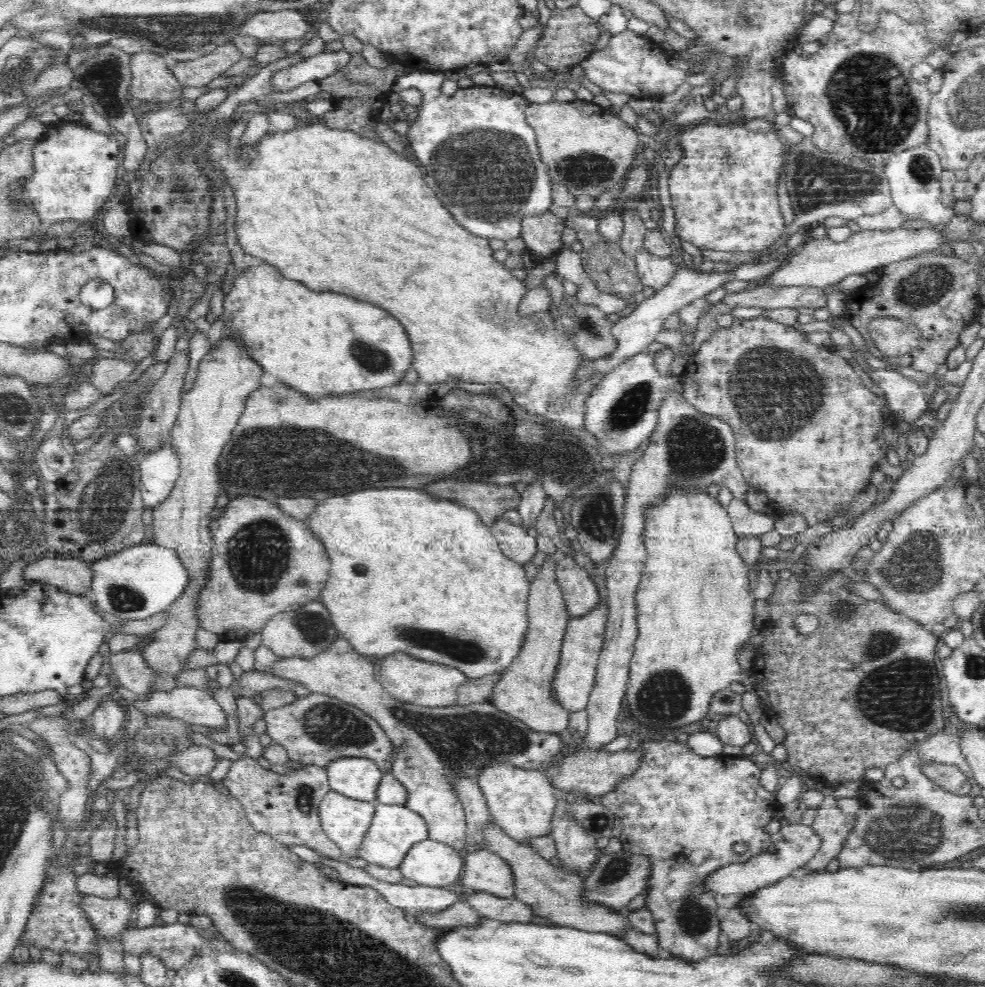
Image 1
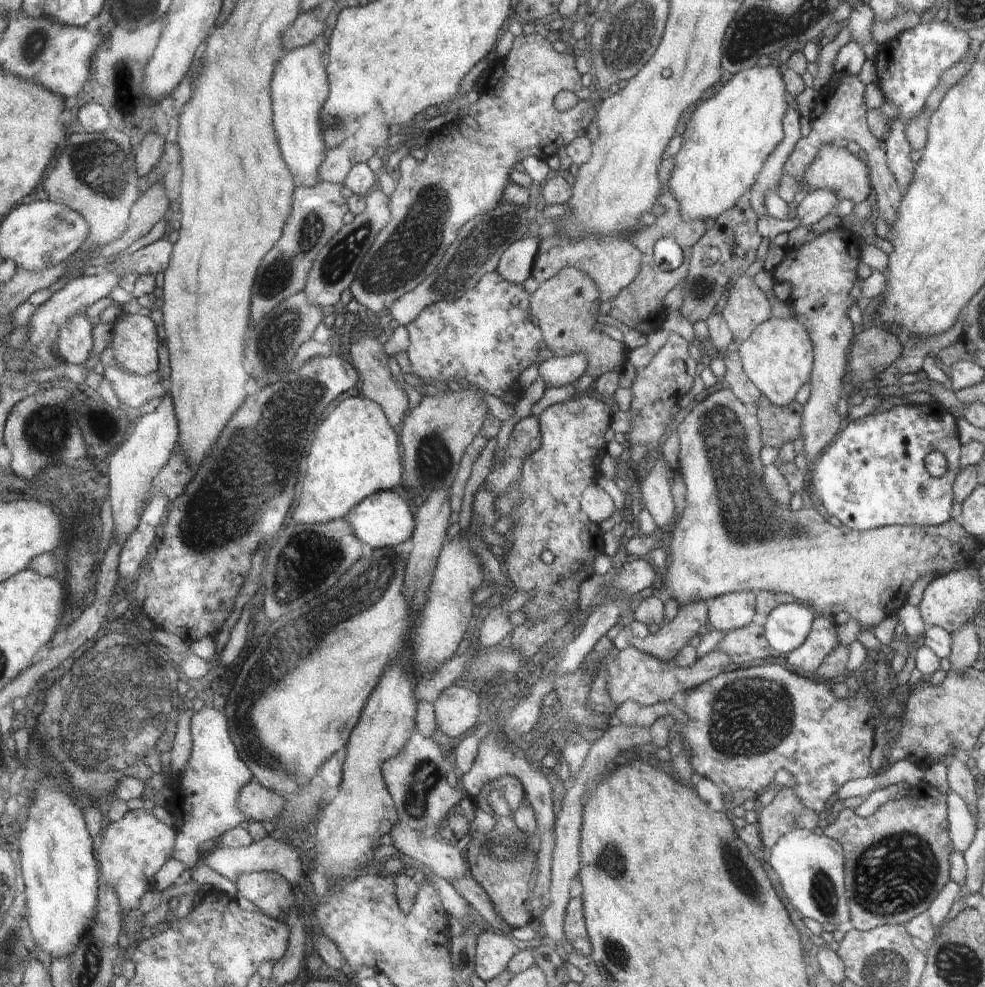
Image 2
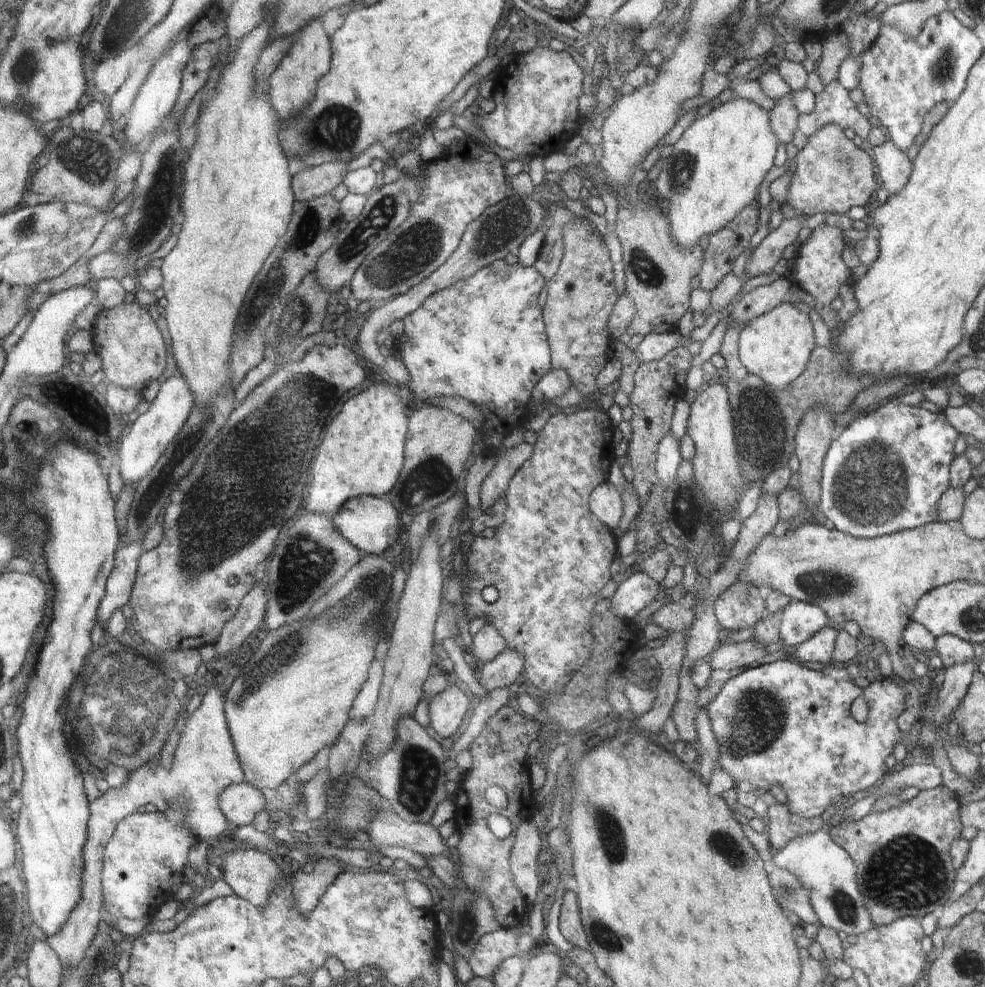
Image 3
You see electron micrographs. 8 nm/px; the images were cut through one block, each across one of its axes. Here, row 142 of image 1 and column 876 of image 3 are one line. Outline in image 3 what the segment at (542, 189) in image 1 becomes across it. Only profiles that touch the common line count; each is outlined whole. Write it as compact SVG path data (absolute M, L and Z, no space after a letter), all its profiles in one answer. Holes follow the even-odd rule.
M898 399L885 402L877 408L872 408L870 413L865 416L857 416L847 428L840 431L837 437L834 437L833 444L829 447L829 452L825 456L824 466L821 468L821 500L817 506L819 516L822 519L832 520L834 528L840 532L848 533L850 536L871 539L880 535L894 534L906 529L915 529L937 520L937 504L940 497L950 486L949 471L950 464L954 460L953 448L958 438L957 429L946 416L945 411L928 412L923 406L906 405Z

